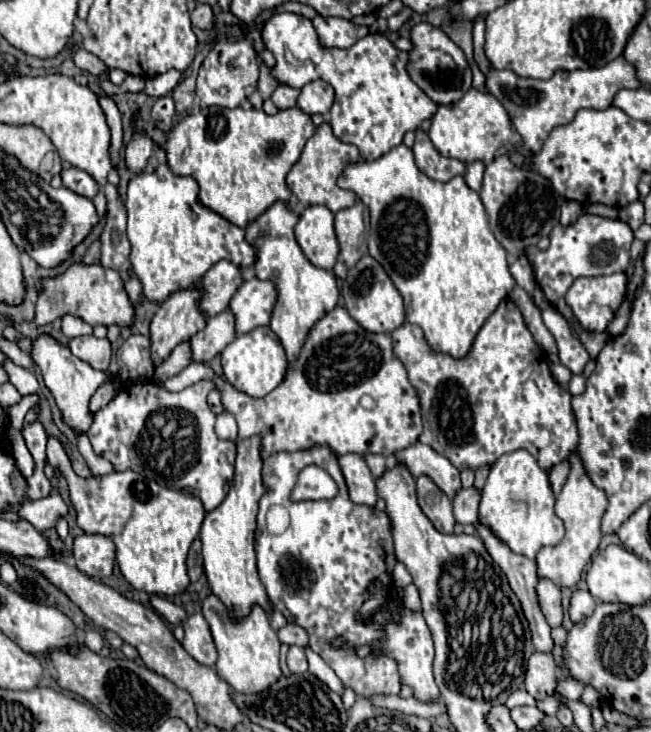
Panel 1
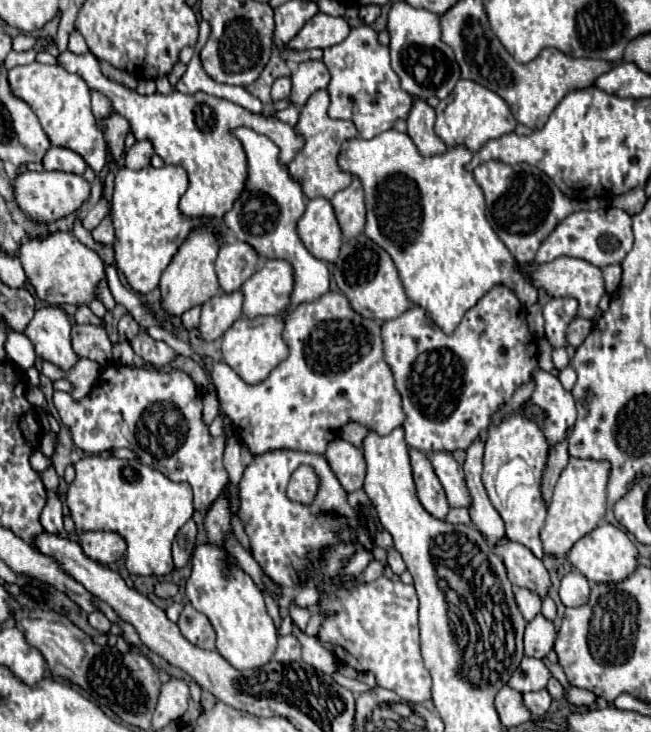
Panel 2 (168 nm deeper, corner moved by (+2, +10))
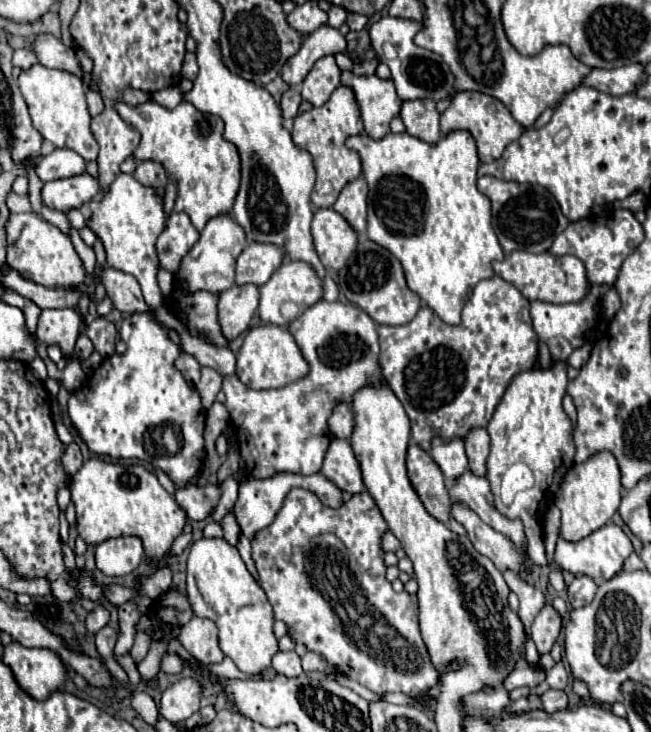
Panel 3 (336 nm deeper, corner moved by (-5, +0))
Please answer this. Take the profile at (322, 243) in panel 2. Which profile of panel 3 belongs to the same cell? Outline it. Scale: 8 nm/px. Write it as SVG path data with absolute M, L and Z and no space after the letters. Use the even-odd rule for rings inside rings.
M321 208L311 224L313 246L325 268L341 270L357 246L357 234L333 208Z

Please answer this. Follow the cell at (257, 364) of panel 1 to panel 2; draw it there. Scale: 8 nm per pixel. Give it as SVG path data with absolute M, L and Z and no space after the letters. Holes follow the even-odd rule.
M258 316L258 318L240 318L232 324L232 328L224 334L222 354L224 362L246 382L258 384L262 382L282 360L288 358L288 346L282 338L284 320L280 316Z

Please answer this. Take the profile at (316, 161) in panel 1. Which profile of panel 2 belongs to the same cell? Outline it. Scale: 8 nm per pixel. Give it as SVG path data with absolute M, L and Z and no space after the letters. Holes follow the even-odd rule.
M326 90L314 92L308 98L308 104L304 104L300 108L300 118L294 126L294 130L304 138L304 146L294 156L294 160L288 164L288 170L290 170L292 178L302 180L304 194L308 198L318 198L318 196L332 198L338 190L344 190L352 180L352 176L338 166L336 158L338 158L342 142L358 136L358 132L350 120L332 120L328 116L328 104L330 104L330 98L328 98Z

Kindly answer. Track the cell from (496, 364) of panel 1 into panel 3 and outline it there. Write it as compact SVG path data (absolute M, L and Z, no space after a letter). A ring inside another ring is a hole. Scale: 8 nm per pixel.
M501 276L483 280L475 286L471 298L463 308L463 322L459 326L445 324L431 308L423 306L417 316L403 326L379 326L381 368L387 384L403 404L411 420L411 438L423 450L431 450L431 440L441 438L451 442L465 436L475 428L487 428L497 404L501 402L507 386L519 372L535 368L537 362L537 334L529 316L529 300Z

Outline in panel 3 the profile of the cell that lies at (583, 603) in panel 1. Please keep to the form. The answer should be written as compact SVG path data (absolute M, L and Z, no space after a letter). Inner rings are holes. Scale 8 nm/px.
M575 576L575 580L569 584L567 594L569 594L569 604L573 608L583 608L587 604L591 604L593 596L595 596L597 584L587 578L587 576Z

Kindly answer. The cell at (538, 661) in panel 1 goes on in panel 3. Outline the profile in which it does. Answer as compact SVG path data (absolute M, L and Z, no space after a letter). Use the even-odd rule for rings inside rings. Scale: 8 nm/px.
M545 604L531 624L531 638L537 646L539 654L549 654L553 644L557 642L561 632L561 616L555 612L551 604Z

